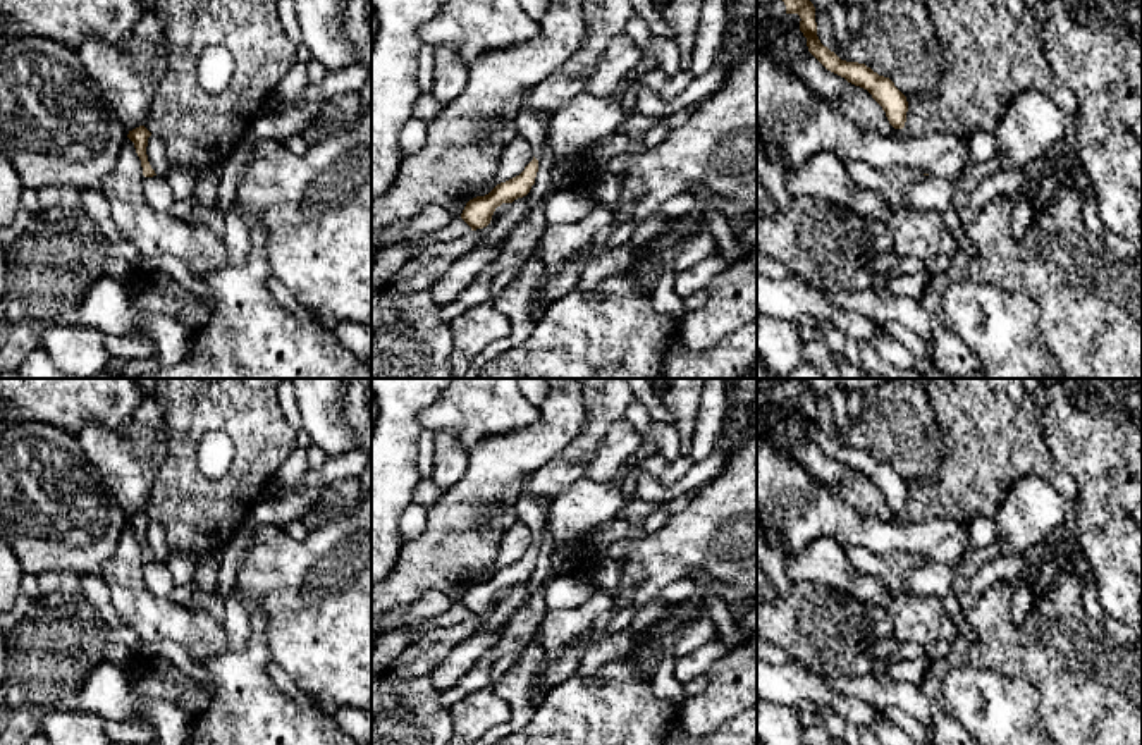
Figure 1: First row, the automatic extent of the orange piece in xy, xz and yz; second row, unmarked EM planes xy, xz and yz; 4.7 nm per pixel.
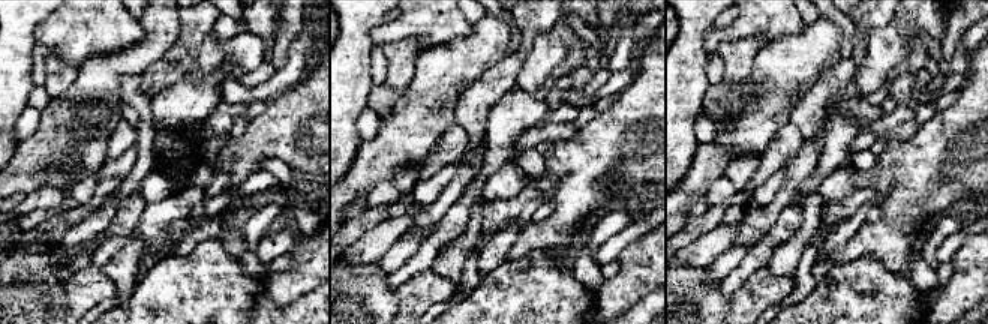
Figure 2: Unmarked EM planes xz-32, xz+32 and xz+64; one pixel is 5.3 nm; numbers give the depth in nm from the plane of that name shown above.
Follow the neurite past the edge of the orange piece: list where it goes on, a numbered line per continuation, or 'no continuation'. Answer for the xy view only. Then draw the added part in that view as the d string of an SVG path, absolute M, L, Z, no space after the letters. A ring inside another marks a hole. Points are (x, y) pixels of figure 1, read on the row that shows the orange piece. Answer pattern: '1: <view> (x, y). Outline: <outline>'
no continuation

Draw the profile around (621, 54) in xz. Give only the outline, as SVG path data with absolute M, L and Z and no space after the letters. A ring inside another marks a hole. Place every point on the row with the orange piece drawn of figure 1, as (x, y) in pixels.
M629 34L612 36L585 89L597 96L611 96L626 83L640 57L642 48Z

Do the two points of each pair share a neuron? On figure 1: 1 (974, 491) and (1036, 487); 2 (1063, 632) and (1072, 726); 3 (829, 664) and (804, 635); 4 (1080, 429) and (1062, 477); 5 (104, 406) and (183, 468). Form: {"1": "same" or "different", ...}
{"1": "different", "2": "same", "3": "same", "4": "different", "5": "different"}

